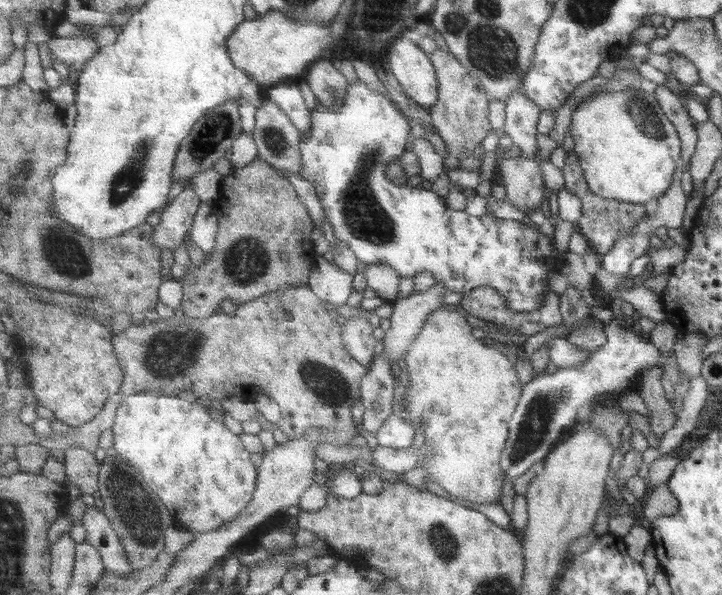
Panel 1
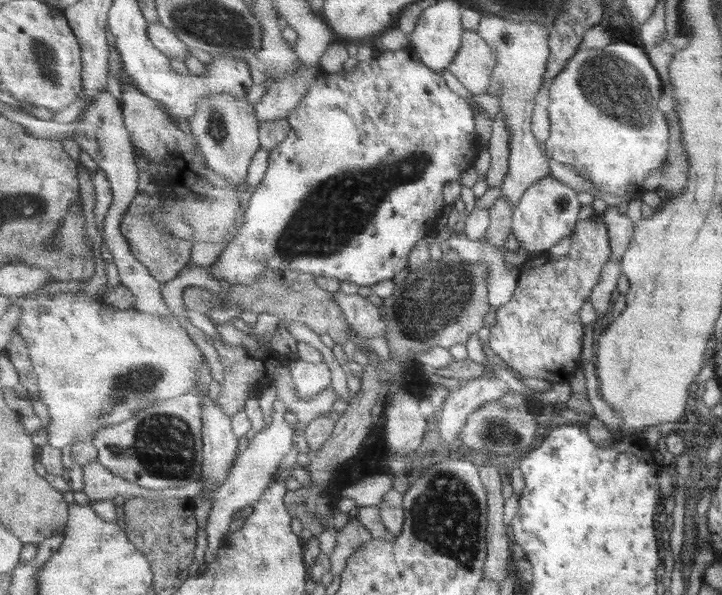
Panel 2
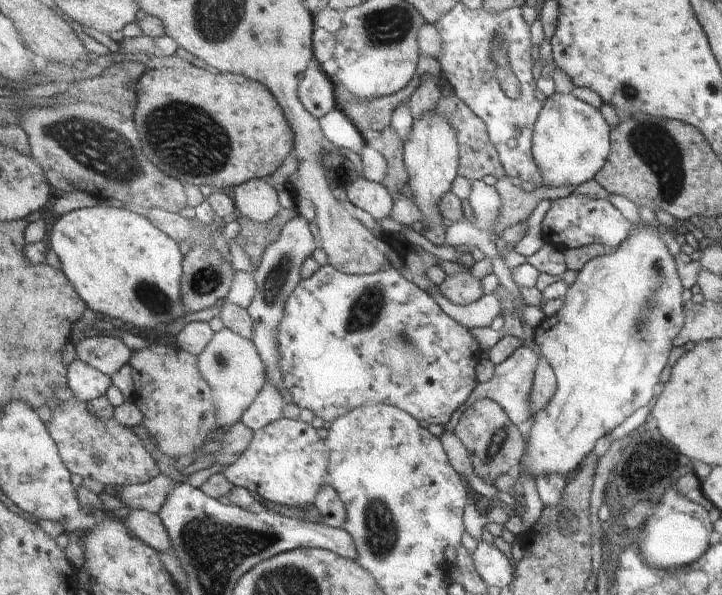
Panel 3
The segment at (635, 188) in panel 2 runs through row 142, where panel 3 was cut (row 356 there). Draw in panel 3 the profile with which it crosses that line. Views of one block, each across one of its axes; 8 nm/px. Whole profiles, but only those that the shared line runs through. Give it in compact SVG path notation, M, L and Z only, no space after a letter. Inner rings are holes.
M649 225L633 228L613 254L590 260L569 287L563 307L557 314L545 317L535 329L534 339L549 359L558 378L553 400L536 416L527 442L527 456L522 469L537 477L551 473L565 475L594 451L597 441L617 428L637 408L647 406L653 386L667 362L671 340L684 323L680 278L675 274L673 258L659 238L659 230Z

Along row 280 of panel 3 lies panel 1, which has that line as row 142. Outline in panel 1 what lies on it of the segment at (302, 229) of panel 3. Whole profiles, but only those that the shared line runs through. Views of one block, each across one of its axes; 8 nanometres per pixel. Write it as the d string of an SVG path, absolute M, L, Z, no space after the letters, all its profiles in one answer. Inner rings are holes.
M267 99L256 115L253 132L259 156L279 172L302 176L300 130L275 102Z

